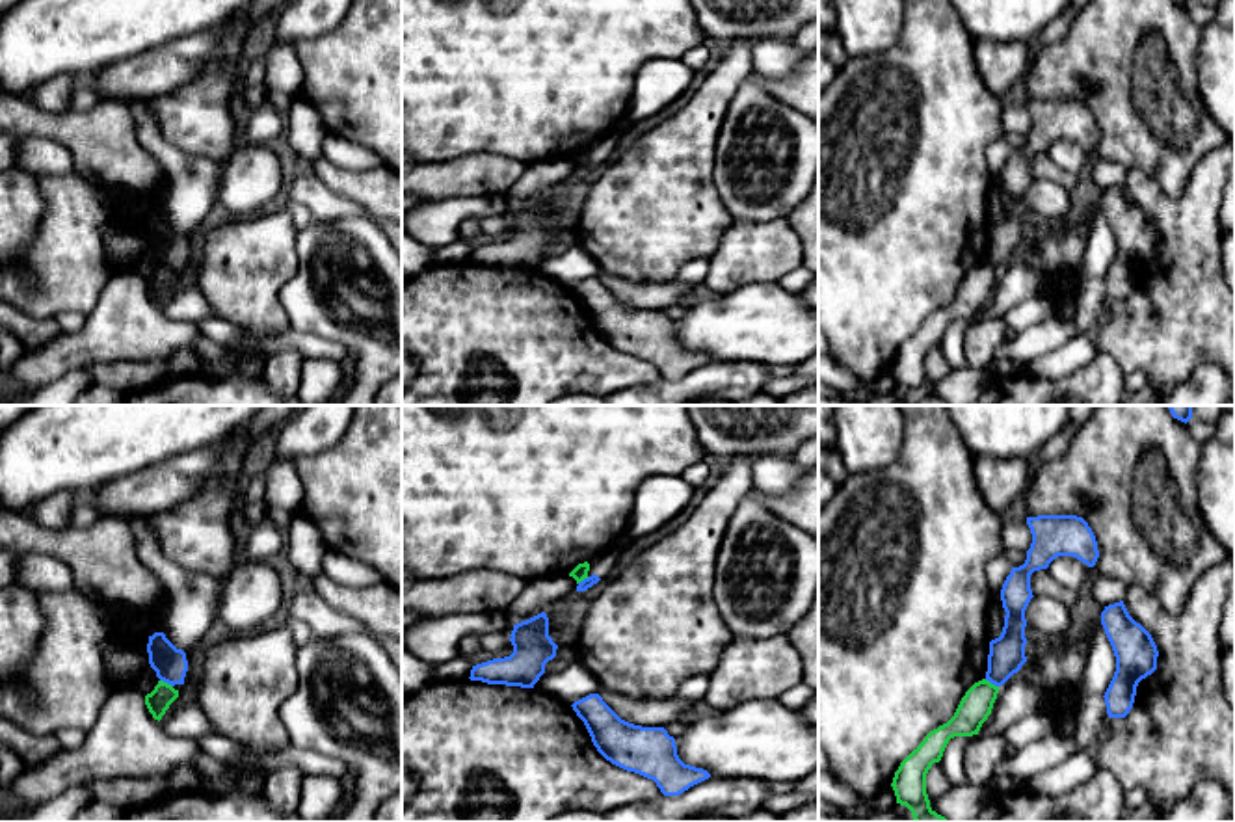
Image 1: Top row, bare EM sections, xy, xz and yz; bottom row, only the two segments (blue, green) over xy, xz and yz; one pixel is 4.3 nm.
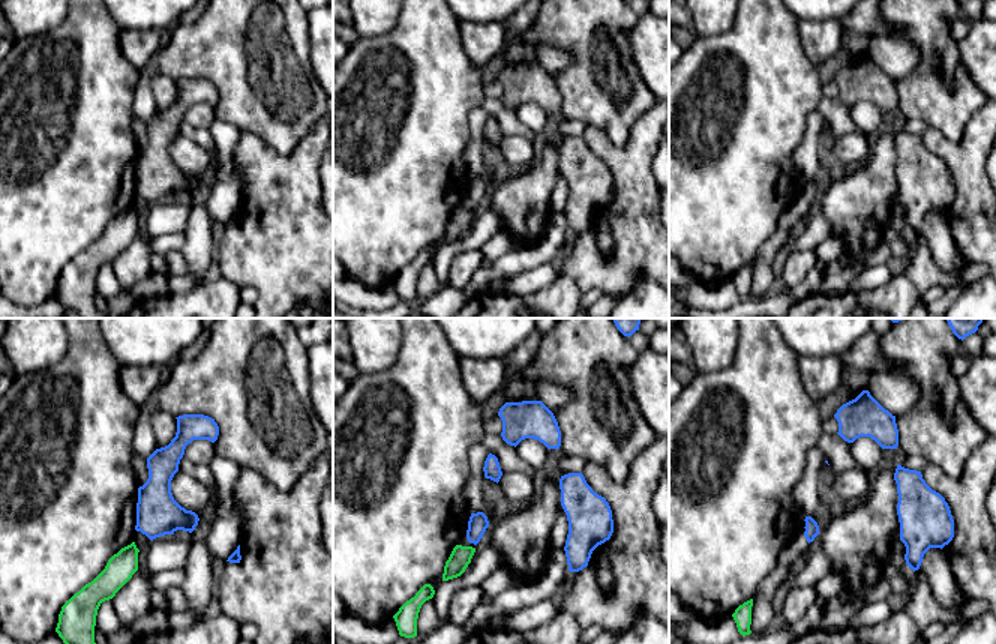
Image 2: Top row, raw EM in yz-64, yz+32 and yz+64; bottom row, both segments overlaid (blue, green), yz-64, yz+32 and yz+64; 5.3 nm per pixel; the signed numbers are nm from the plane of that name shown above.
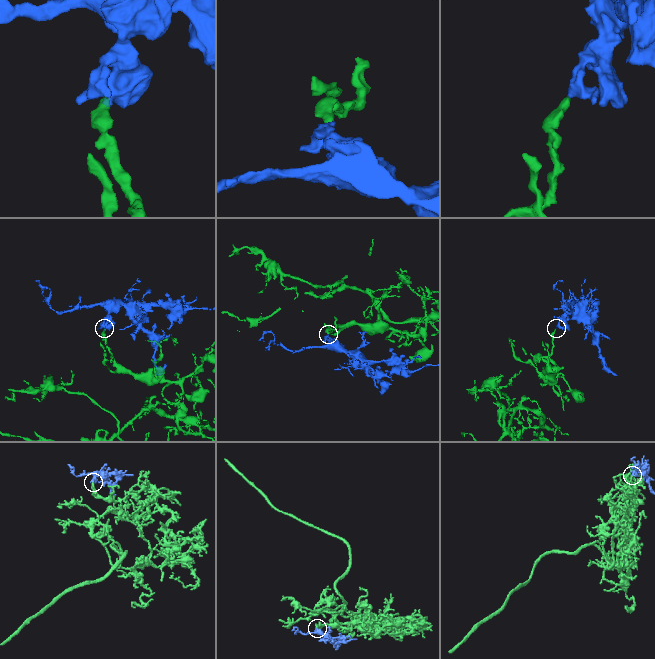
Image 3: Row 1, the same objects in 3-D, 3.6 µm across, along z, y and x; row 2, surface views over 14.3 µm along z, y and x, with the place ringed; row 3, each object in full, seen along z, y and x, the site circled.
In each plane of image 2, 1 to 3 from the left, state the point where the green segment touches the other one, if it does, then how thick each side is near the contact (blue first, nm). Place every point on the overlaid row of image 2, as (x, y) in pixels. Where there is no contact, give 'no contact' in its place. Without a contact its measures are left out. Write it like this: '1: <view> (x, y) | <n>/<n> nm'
1: no contact
2: no contact
3: no contact

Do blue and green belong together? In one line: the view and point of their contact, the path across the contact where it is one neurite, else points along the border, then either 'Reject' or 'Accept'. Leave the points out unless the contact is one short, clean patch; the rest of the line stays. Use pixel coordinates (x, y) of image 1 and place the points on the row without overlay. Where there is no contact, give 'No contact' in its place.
Touches blue at yz (992, 266). Boundary: yz (984, 263), (997, 270). Reject

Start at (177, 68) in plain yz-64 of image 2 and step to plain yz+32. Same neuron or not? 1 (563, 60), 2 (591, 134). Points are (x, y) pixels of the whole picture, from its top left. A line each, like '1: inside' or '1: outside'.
1: outside
2: outside

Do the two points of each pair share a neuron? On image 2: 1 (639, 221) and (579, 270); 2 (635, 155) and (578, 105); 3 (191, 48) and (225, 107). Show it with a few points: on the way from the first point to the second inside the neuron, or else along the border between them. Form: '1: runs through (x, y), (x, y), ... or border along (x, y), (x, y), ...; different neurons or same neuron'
1: runs through (636, 240), (608, 270), (599, 270); same neuron
2: border along (642, 114), (621, 146), (615, 146), (594, 128); different neurons
3: runs through (206, 63), (225, 83), (225, 92); same neuron

